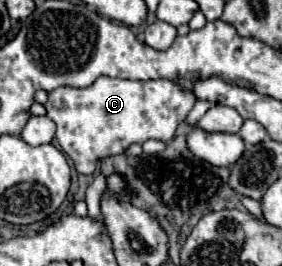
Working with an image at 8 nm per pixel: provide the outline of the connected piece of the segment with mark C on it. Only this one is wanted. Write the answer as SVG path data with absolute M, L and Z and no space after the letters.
M98 77L84 89L58 87L50 91L44 107L46 117L56 125L56 141L60 149L74 161L78 173L90 175L100 159L122 155L132 143L142 145L148 139L164 143L170 141L194 103L194 93L178 81L128 81Z

